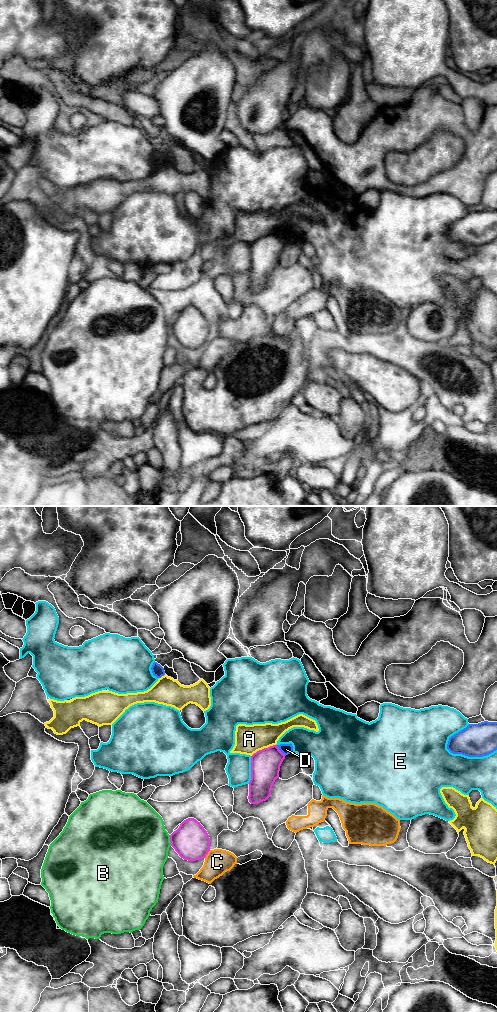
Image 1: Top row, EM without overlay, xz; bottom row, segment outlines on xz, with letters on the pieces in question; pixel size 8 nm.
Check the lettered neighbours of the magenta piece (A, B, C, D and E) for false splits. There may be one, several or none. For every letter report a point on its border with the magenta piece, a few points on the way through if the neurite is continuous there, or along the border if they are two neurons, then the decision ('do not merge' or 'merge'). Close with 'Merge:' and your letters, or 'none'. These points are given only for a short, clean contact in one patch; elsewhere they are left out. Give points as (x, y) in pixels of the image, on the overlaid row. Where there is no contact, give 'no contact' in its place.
A: xz (264, 748) | along xz (275, 744), (259, 749), (251, 756) | do not merge
B: xz (170, 840) | do not merge
C: xz (207, 853) | do not merge
D: xz (279, 750) | do not merge
E: xz (251, 770) | do not merge
Merge: none

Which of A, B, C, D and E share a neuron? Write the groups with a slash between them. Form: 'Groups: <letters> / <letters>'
Groups: A / B / C / D / E

